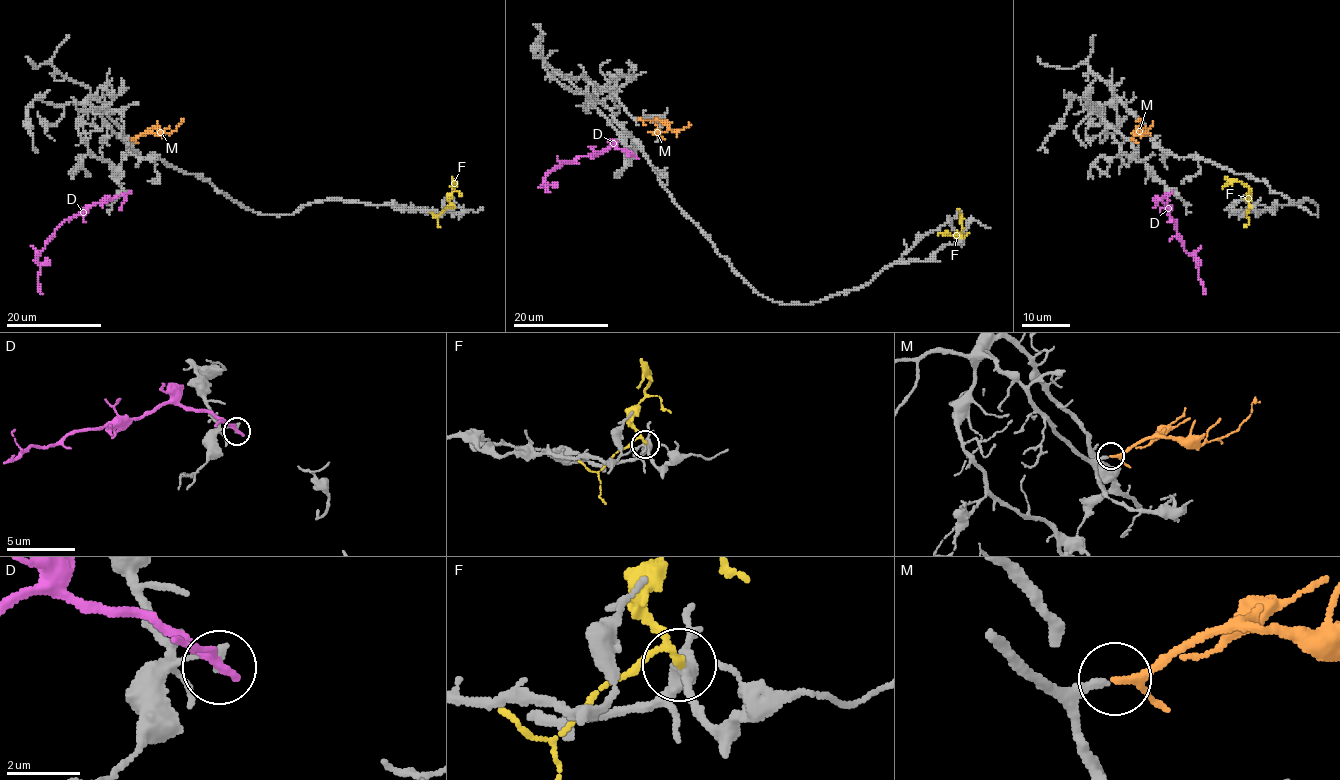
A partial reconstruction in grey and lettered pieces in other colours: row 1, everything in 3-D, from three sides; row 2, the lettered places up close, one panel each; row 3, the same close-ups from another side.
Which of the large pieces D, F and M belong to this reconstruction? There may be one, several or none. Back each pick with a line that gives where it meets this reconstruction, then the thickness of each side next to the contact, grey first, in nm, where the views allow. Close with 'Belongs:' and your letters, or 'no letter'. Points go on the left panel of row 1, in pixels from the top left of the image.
M: contact (131, 139); calibres 200 and 170 nm
Belongs: M

